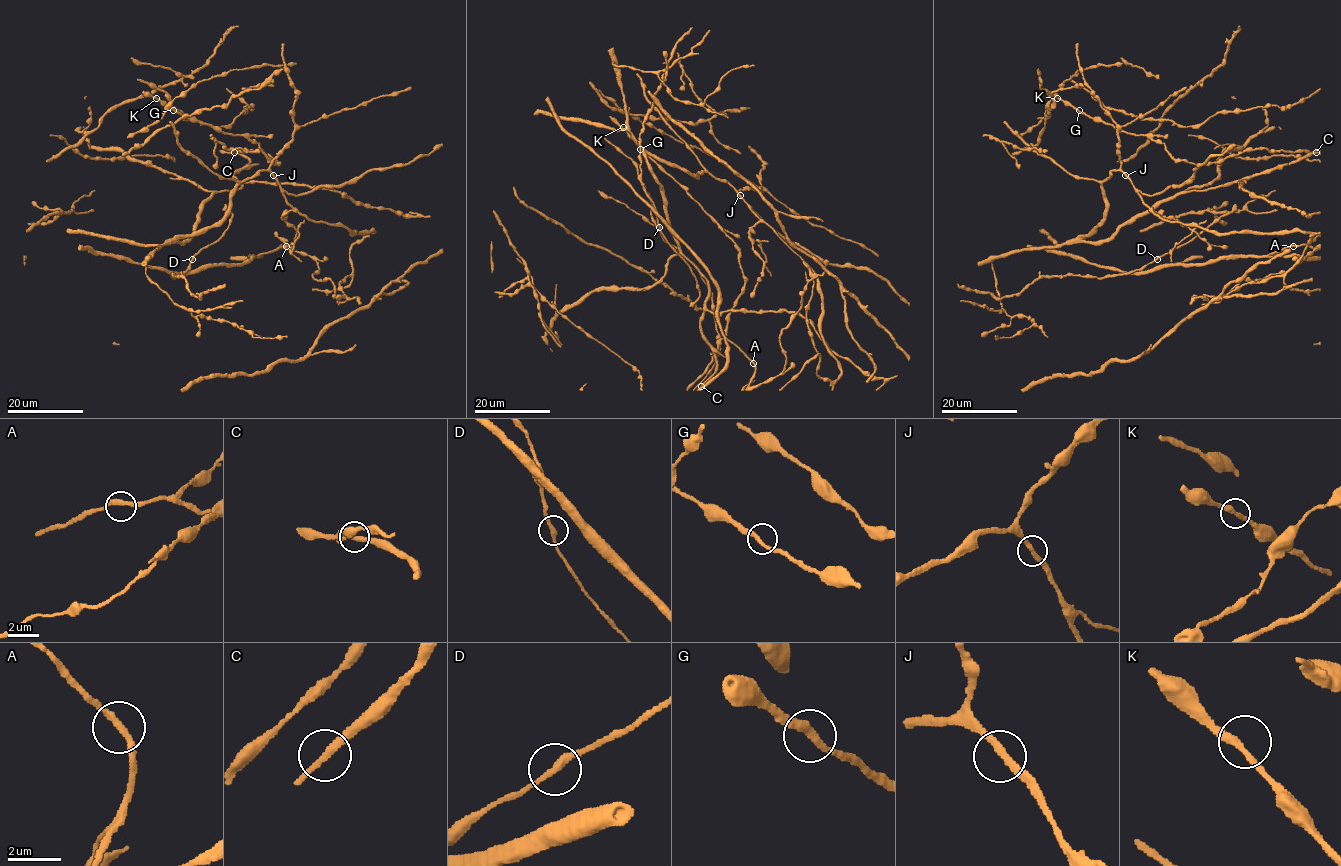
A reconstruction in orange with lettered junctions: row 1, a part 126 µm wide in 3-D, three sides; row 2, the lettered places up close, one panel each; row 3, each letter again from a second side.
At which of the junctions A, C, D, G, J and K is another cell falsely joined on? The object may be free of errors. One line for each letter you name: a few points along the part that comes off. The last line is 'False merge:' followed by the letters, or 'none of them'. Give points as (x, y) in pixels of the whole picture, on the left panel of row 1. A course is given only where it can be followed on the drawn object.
False merge: none of them

